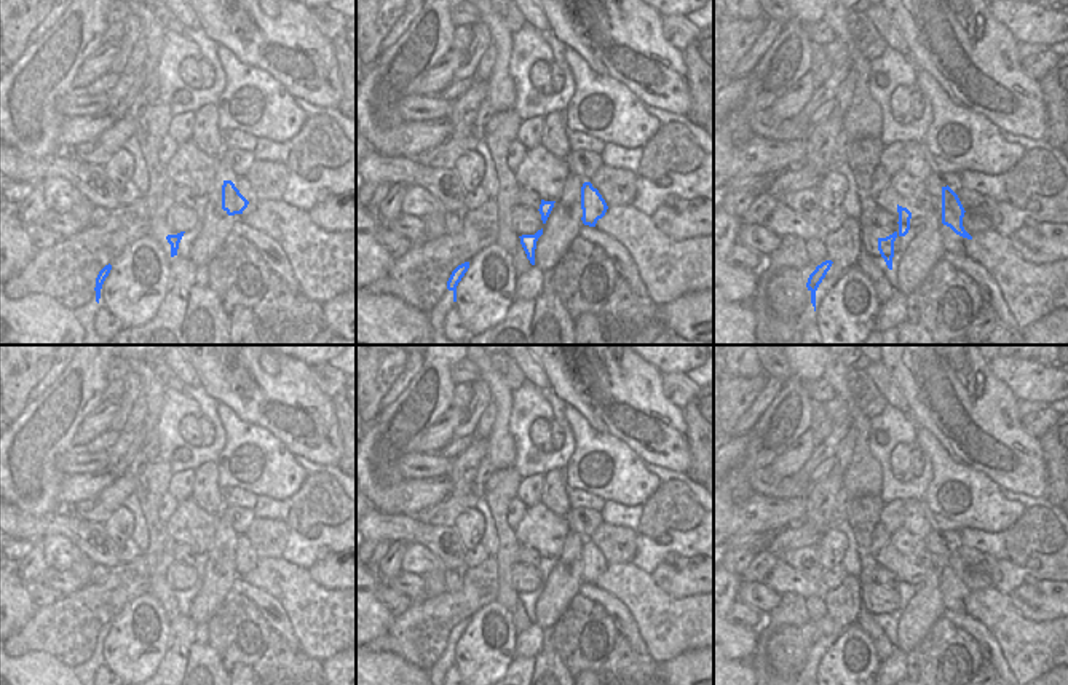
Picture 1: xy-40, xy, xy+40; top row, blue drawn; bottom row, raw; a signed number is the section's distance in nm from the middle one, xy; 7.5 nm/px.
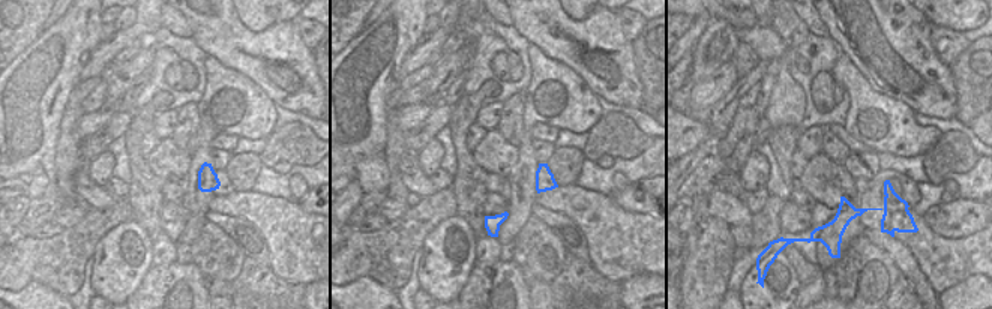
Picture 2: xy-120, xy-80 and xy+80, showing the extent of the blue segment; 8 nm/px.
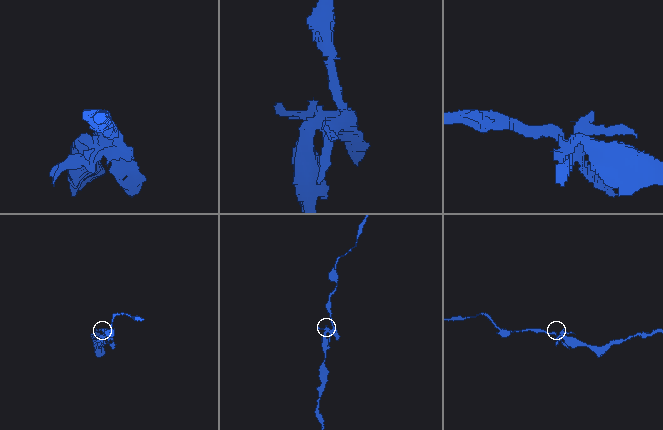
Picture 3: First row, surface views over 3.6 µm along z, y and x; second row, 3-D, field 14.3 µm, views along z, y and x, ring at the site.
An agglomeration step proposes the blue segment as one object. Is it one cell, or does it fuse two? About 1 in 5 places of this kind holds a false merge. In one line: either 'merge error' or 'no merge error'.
merge error

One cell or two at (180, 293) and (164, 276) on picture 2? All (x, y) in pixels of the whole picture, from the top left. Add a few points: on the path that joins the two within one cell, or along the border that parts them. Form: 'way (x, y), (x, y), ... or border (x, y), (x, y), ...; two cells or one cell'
way (176, 288), (168, 281); one cell

